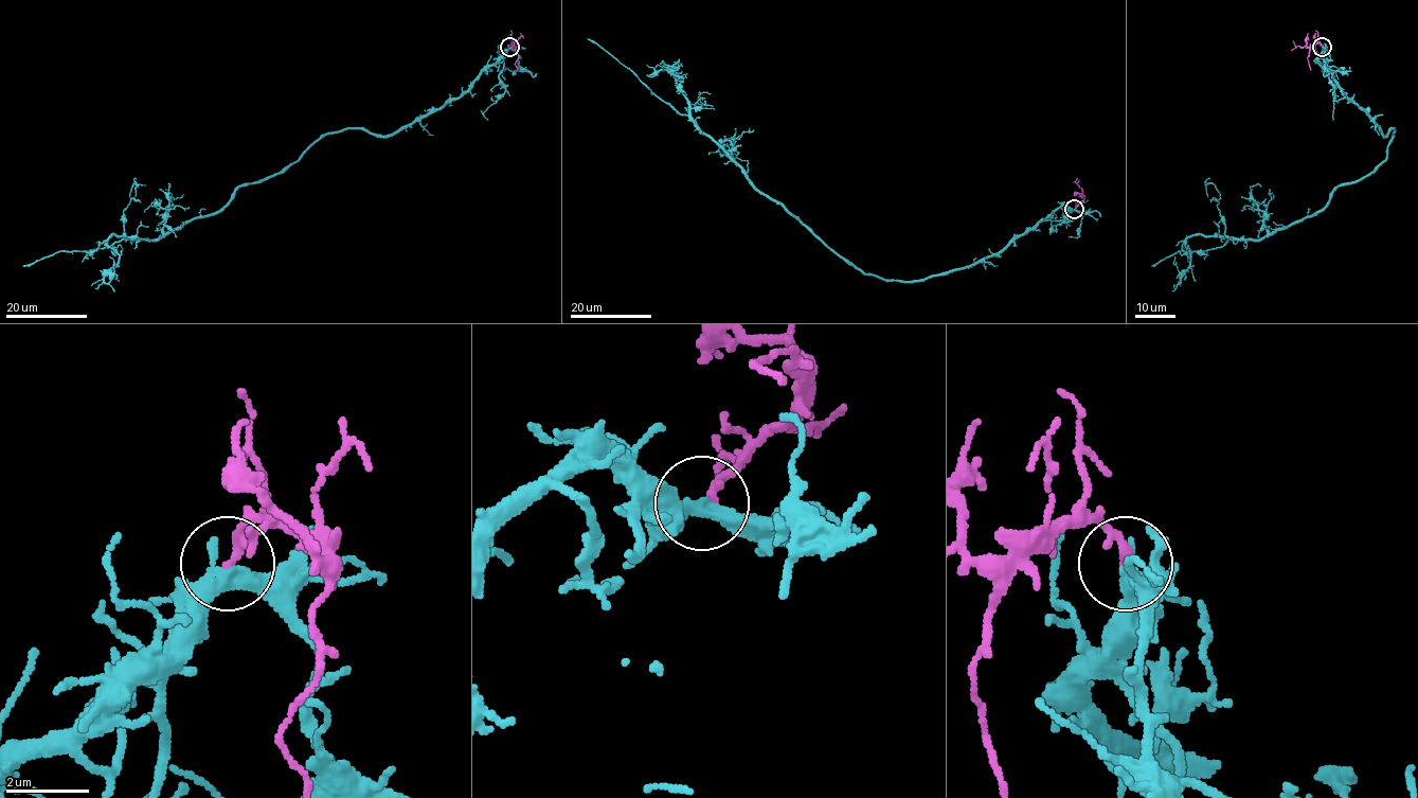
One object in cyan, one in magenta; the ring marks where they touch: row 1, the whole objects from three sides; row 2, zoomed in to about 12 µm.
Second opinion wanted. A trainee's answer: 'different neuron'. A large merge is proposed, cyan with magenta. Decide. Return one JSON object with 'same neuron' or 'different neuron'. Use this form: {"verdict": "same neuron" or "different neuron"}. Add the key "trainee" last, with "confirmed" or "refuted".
{"verdict": "same neuron", "trainee": "refuted"}

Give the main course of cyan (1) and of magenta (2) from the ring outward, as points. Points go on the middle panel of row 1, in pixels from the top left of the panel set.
1: (1074, 210), (1061, 206), (969, 266), (910, 281), (864, 275), (763, 193), (687, 116), (587, 38)
2: (1074, 210), (1083, 198), (1082, 194), (1079, 195), (1082, 197)

